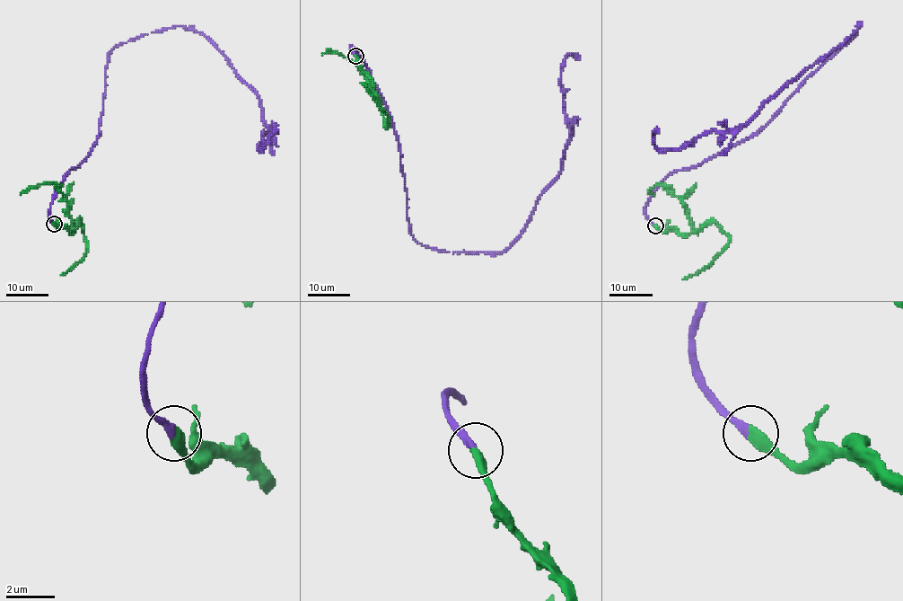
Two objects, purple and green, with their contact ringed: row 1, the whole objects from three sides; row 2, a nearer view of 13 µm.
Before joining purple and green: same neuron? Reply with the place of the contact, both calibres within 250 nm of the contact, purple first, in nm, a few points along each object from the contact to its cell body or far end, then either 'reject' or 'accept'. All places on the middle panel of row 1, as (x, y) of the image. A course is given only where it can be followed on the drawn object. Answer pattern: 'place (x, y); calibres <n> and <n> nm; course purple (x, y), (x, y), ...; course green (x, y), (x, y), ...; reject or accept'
place (355, 56); calibres 320 and 440 nm; course purple (355, 56), (391, 118), (410, 234), (446, 252), (502, 252), (519, 236), (560, 170), (560, 68), (580, 60); course green (355, 56), (360, 67), (374, 87), (386, 128), (387, 114), (363, 82); accept

